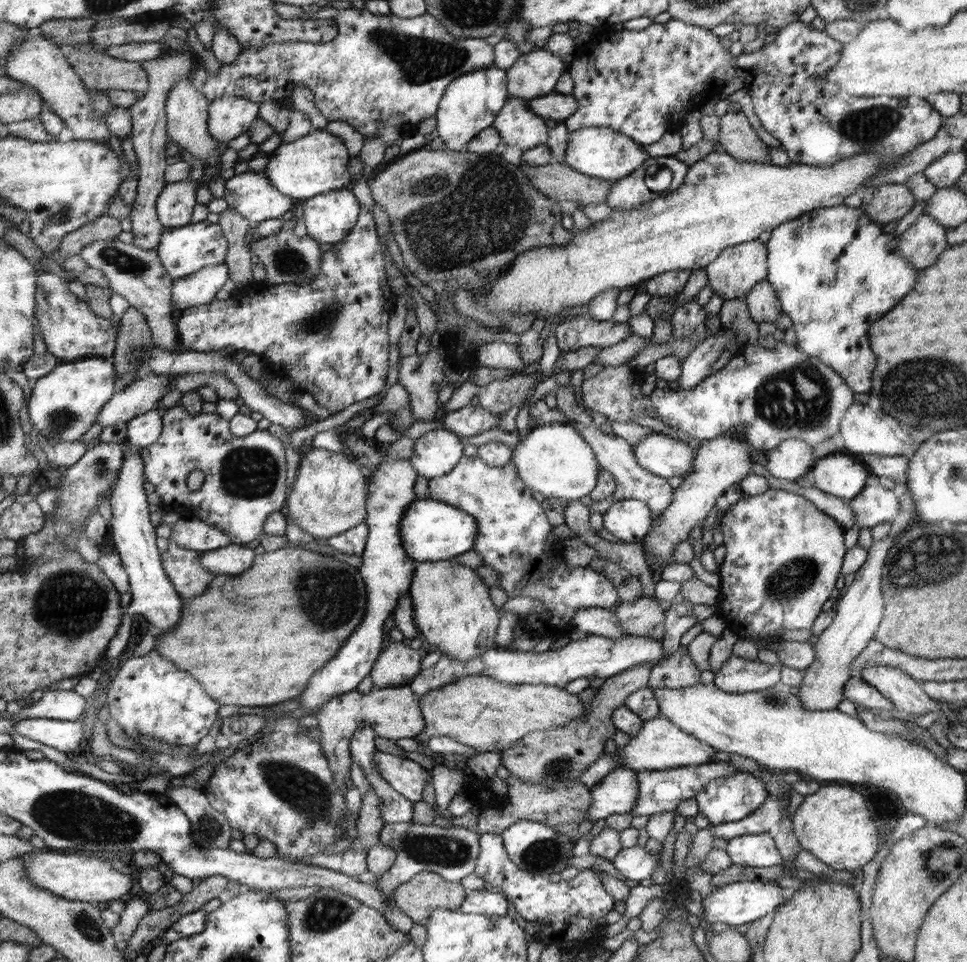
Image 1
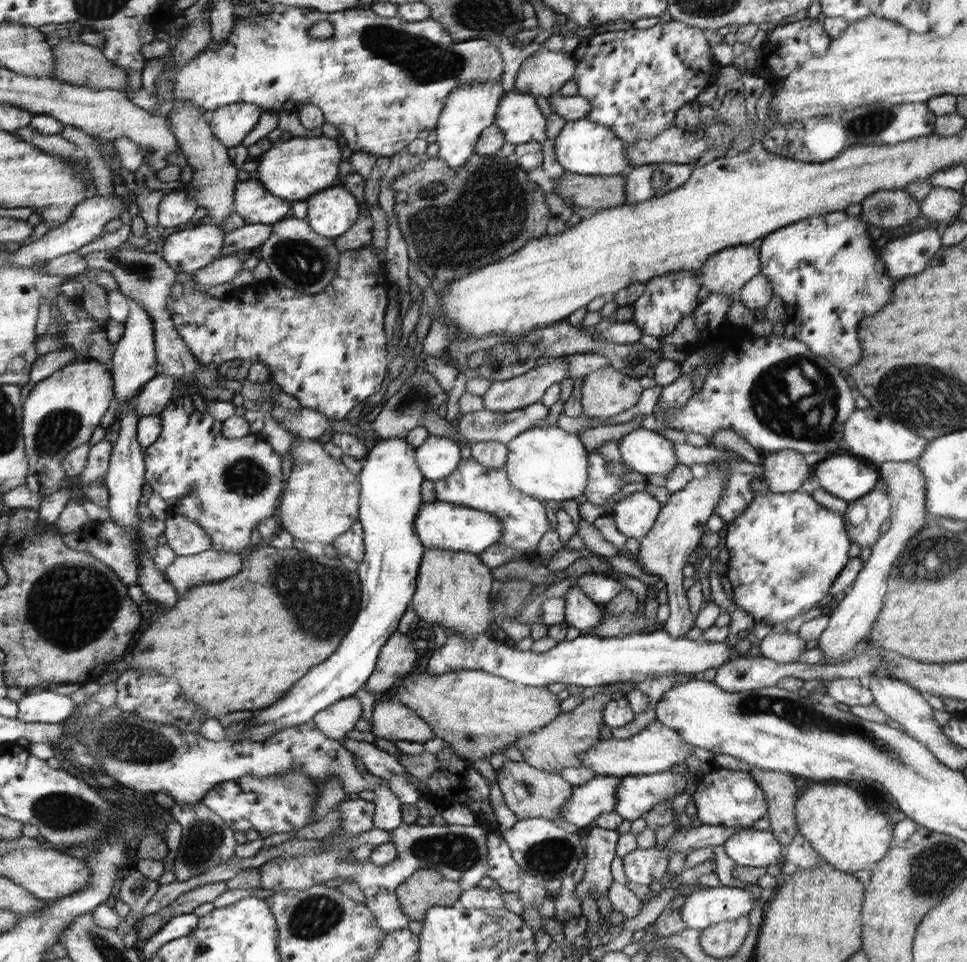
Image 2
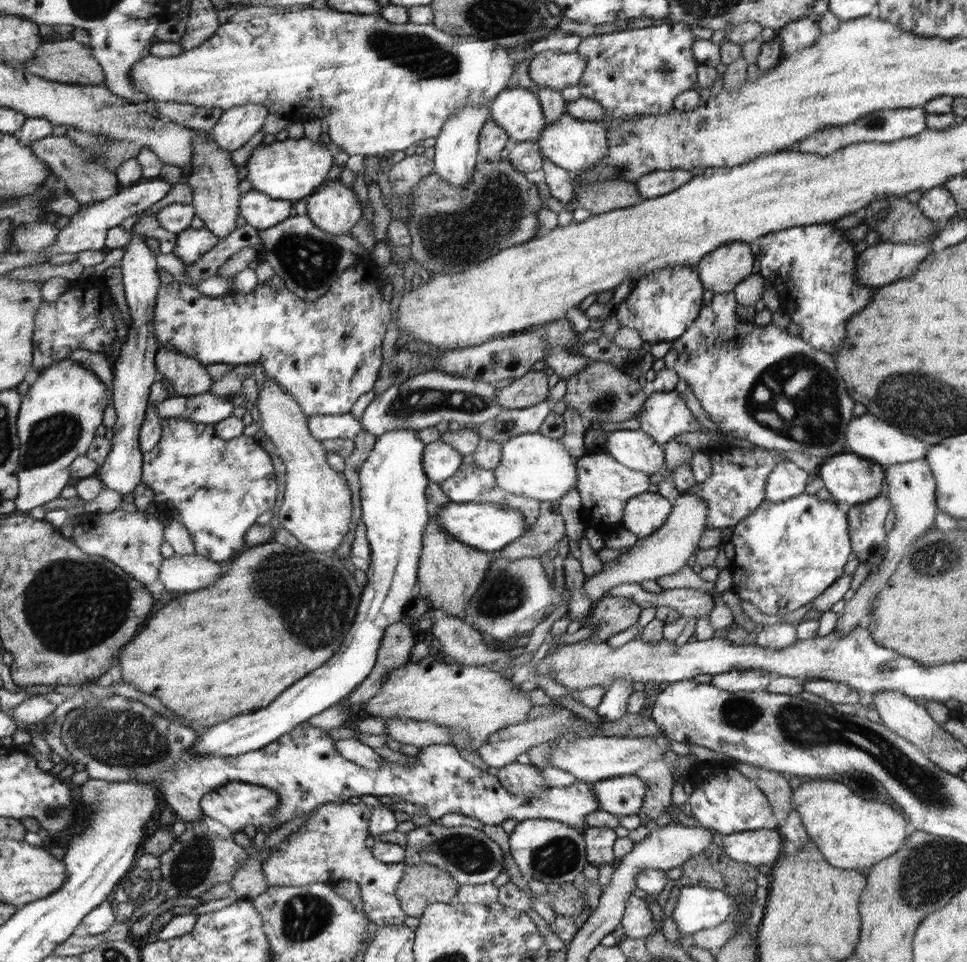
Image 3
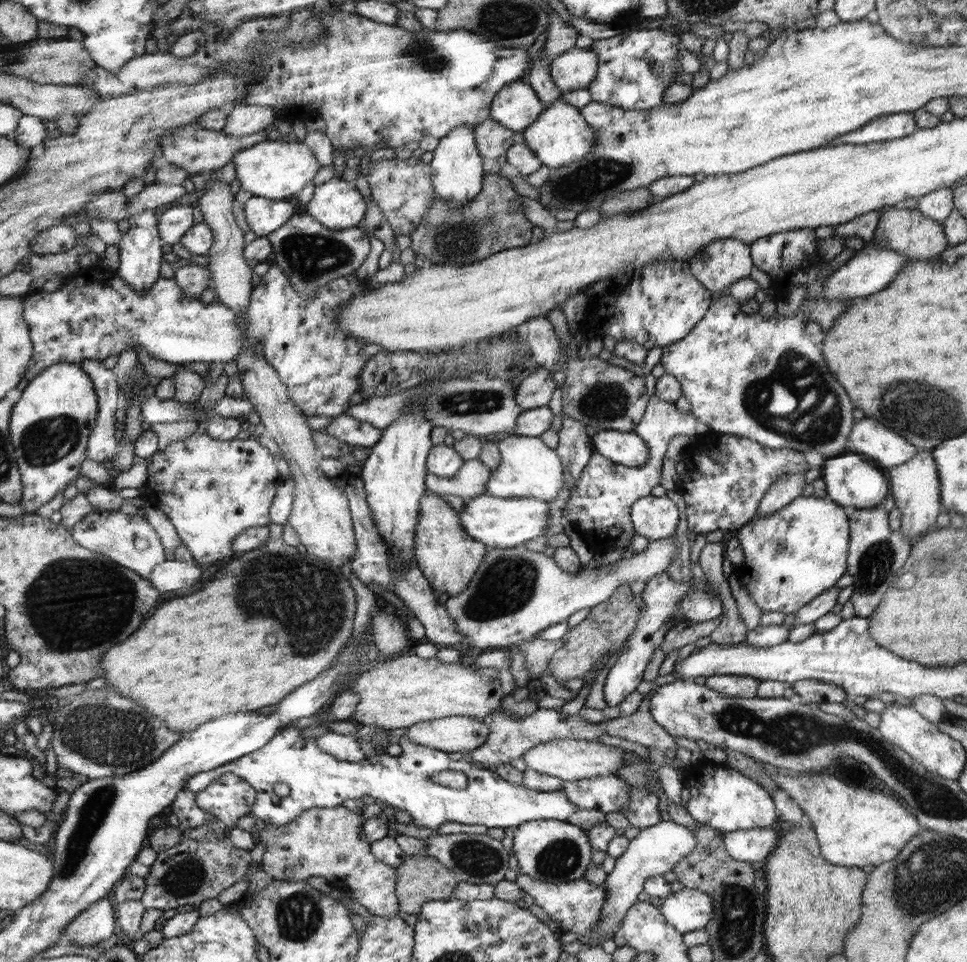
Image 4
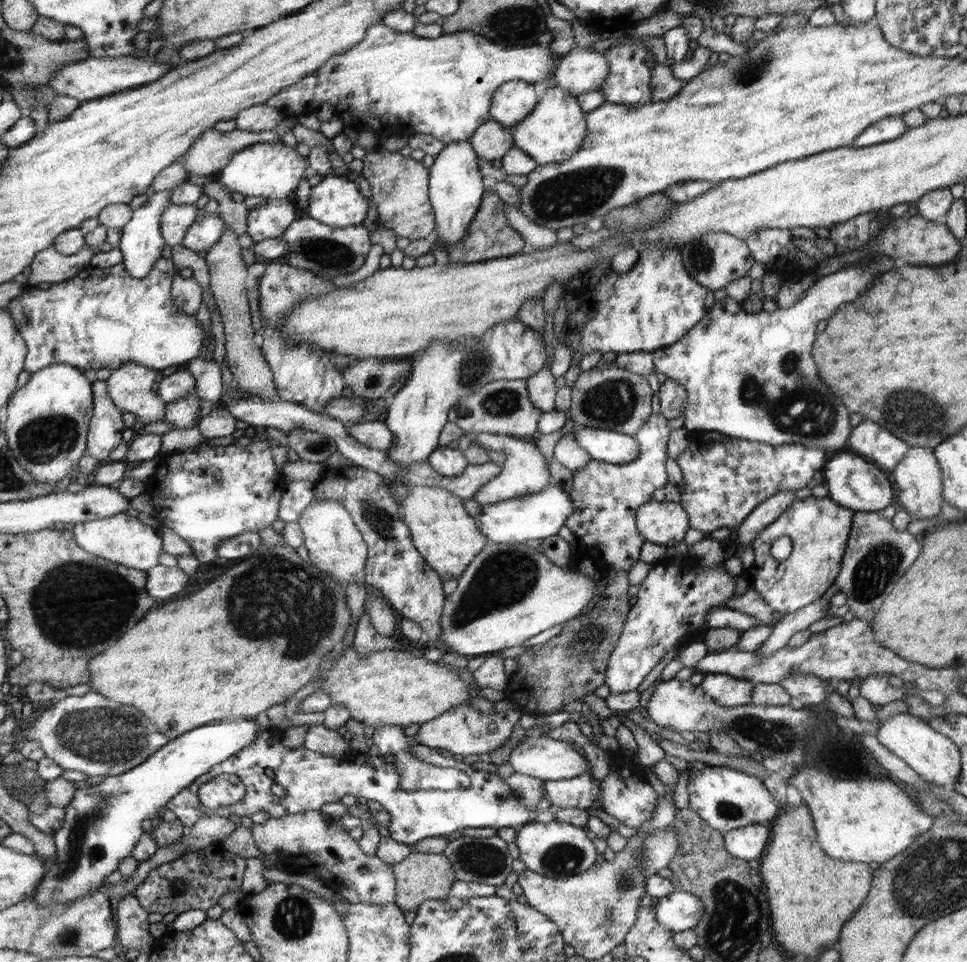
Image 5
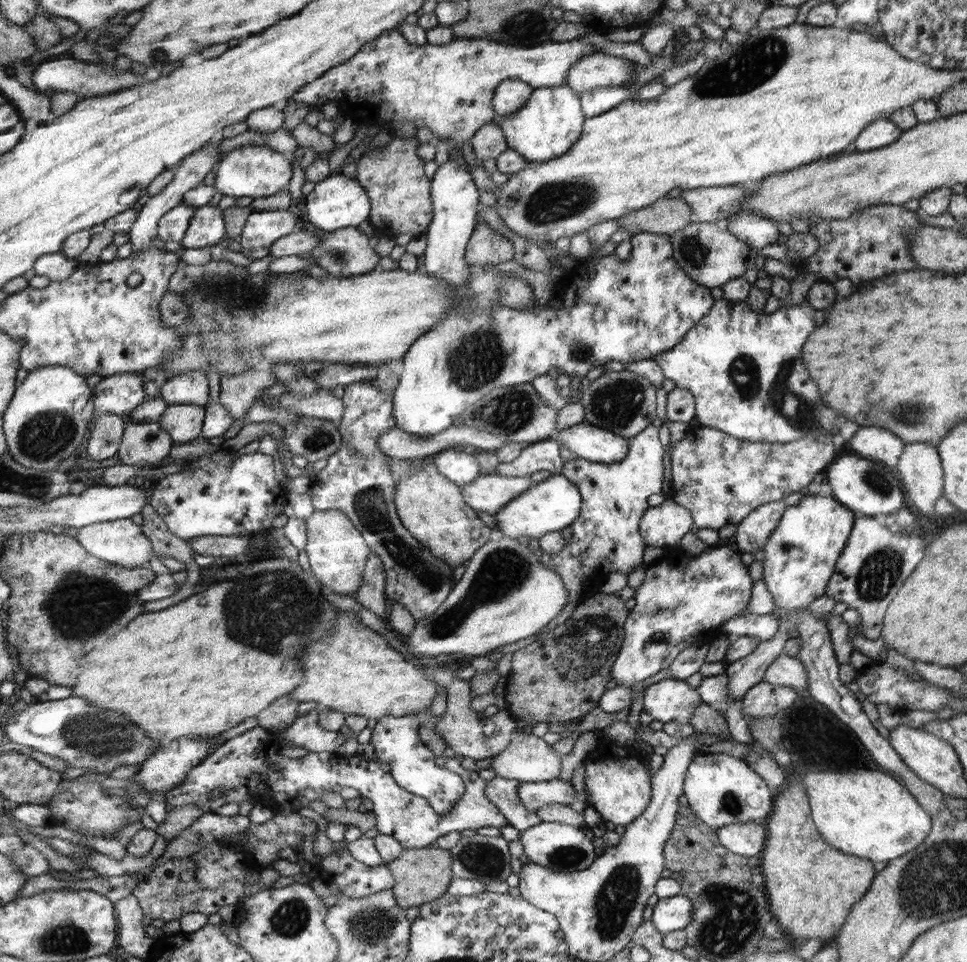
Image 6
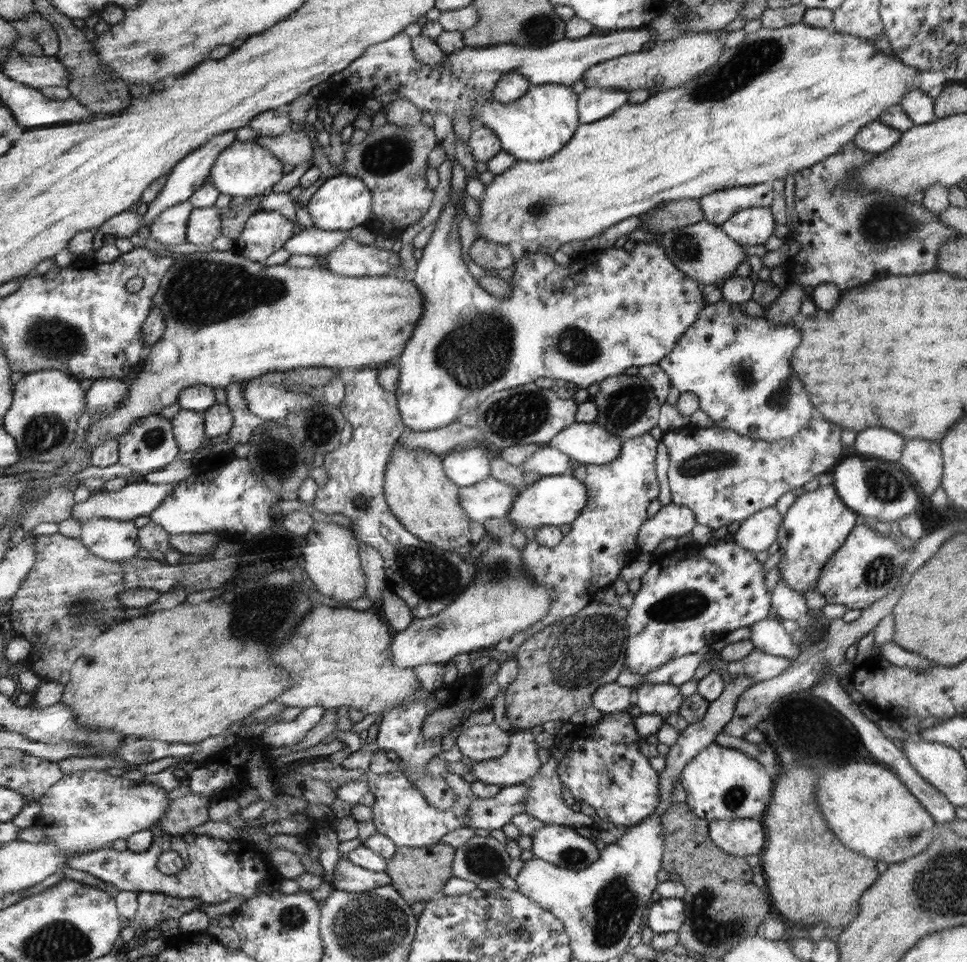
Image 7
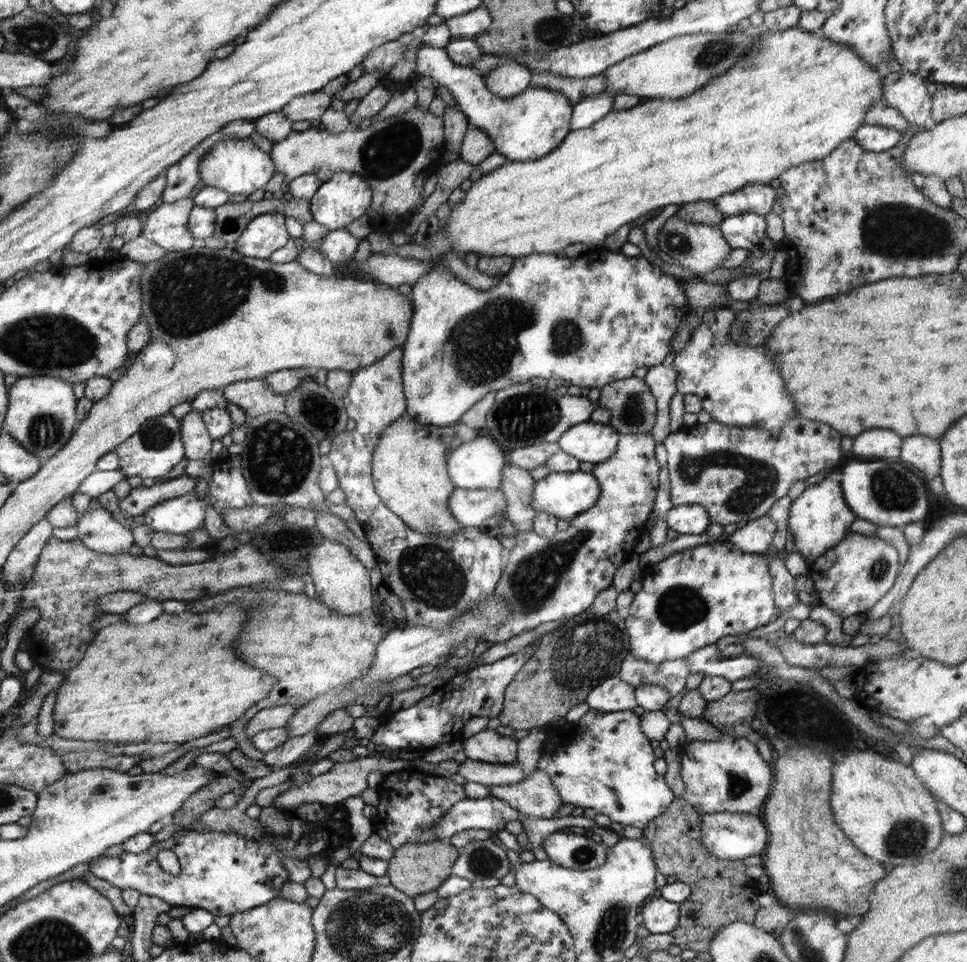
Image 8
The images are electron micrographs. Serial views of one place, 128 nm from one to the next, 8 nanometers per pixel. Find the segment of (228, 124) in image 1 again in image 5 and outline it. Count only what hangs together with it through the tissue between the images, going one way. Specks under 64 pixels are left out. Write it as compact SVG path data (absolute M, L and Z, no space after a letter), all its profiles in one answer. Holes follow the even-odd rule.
M258 104L246 108L236 115L236 128L248 132L274 131L275 128L285 119L285 114L277 108L268 104Z

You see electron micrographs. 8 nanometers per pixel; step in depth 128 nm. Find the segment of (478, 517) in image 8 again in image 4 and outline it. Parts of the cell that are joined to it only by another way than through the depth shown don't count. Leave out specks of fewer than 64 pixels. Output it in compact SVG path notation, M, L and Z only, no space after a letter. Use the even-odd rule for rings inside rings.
M507 434L497 438L501 464L491 472L486 483L488 495L502 499L533 498L554 500L565 482L565 464L556 450L549 448L540 437Z

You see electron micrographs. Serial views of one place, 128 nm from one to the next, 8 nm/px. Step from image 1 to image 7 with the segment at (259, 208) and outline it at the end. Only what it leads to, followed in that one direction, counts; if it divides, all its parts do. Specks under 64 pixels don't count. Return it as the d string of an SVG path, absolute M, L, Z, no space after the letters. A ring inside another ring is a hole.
M258 212L250 216L232 250L240 256L264 262L294 237L294 226L280 212Z

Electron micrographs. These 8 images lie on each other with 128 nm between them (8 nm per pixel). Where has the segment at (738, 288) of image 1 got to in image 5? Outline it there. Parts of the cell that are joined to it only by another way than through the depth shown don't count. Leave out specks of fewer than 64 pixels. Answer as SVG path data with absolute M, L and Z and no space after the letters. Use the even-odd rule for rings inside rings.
M708 232L693 243L678 246L685 270L693 275L706 288L720 290L729 286L733 280L748 276L755 260L750 256L748 244L726 232Z

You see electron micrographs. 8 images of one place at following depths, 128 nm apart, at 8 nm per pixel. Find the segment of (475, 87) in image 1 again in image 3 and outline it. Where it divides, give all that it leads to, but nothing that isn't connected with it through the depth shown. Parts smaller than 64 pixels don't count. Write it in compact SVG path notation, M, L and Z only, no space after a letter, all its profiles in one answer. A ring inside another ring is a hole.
M466 106L454 112L441 128L441 134L436 136L433 157L434 173L441 180L449 182L458 188L468 187L473 180L478 159L480 159L480 136L482 127L489 121L491 109L489 106Z

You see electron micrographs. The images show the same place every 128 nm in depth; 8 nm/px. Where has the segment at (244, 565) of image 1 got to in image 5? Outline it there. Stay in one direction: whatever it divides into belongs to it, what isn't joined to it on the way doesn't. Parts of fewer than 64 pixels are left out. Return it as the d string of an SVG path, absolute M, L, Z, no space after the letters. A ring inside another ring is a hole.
M162 564L147 570L148 591L150 596L158 600L167 600L176 597L189 583L190 576L178 567L167 567Z

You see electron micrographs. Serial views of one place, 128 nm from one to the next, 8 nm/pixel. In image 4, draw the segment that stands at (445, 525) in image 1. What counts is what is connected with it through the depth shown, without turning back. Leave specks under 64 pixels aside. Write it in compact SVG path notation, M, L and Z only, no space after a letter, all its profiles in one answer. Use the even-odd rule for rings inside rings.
M482 494L465 500L461 512L462 527L478 542L488 548L514 548L537 539L546 532L550 520L550 502L533 498L502 499Z

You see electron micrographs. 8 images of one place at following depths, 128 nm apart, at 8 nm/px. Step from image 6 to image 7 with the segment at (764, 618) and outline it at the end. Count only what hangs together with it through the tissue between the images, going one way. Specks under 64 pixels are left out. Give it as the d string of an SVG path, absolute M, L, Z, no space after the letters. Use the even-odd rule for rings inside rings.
M766 618L760 622L750 624L751 637L754 648L771 656L796 661L800 657L800 648L782 626L778 618Z

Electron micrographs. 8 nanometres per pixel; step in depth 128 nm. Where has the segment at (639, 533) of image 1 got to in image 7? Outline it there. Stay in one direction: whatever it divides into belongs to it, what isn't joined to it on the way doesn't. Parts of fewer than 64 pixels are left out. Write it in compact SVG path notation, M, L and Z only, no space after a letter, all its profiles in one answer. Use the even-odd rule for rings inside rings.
M674 503L662 506L641 528L638 536L640 550L642 553L655 554L666 539L686 536L696 524L697 515L693 509Z

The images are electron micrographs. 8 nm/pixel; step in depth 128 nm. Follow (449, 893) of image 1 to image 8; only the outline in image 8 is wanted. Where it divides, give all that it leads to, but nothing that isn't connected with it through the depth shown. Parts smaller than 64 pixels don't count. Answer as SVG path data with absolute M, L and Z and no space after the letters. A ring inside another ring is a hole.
M426 841L424 843L408 843L396 849L392 859L387 860L387 875L390 885L402 889L406 895L413 896L437 890L452 874L453 864L456 862L460 849L449 841Z

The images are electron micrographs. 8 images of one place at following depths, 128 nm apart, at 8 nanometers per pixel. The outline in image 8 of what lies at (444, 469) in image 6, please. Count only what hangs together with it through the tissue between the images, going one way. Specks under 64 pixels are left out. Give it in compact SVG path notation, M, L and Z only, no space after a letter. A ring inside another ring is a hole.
M488 434L454 445L449 457L453 484L468 490L499 490L505 466L509 465L504 452Z

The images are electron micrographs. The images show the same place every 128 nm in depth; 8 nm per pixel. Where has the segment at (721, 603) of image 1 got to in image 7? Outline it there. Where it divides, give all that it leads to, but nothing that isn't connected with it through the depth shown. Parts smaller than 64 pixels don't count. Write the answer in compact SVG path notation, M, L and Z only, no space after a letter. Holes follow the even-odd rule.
M828 485L818 487L814 491L806 491L796 500L783 515L778 529L778 550L784 550L783 557L778 563L780 579L788 583L790 589L806 596L816 588L826 563L845 544L845 540L856 526L857 512L854 512L845 501L838 496L837 488Z

